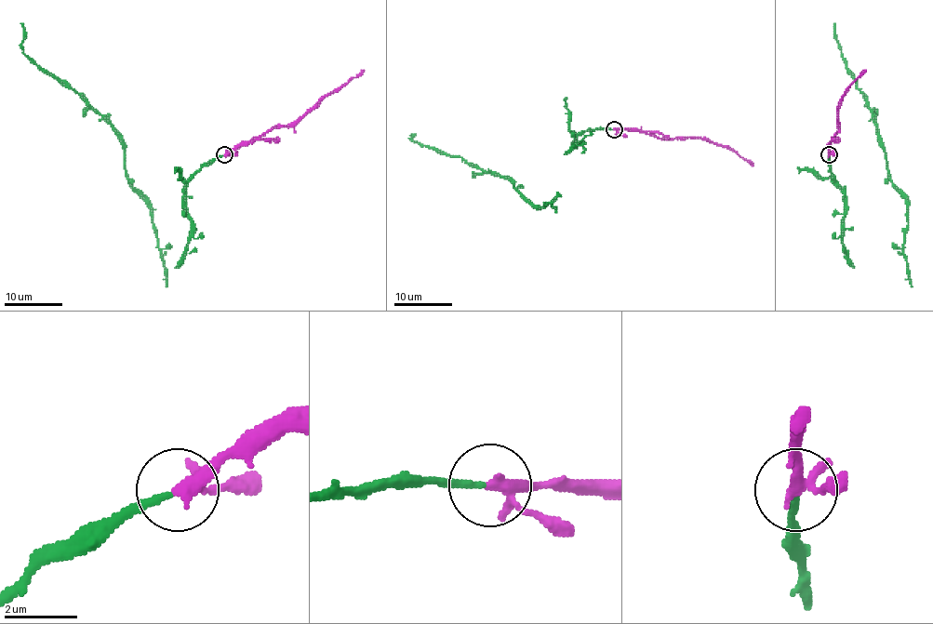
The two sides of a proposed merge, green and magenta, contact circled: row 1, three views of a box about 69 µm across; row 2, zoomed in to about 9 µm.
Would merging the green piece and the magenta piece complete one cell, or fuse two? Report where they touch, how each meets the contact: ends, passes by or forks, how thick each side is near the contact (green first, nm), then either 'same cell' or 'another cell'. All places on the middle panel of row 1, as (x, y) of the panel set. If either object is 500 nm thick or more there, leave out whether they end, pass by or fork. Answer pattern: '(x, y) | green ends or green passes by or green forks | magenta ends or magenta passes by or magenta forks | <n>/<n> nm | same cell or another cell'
(614, 129) | green ends | magenta forks | 180/240 nm | same cell

